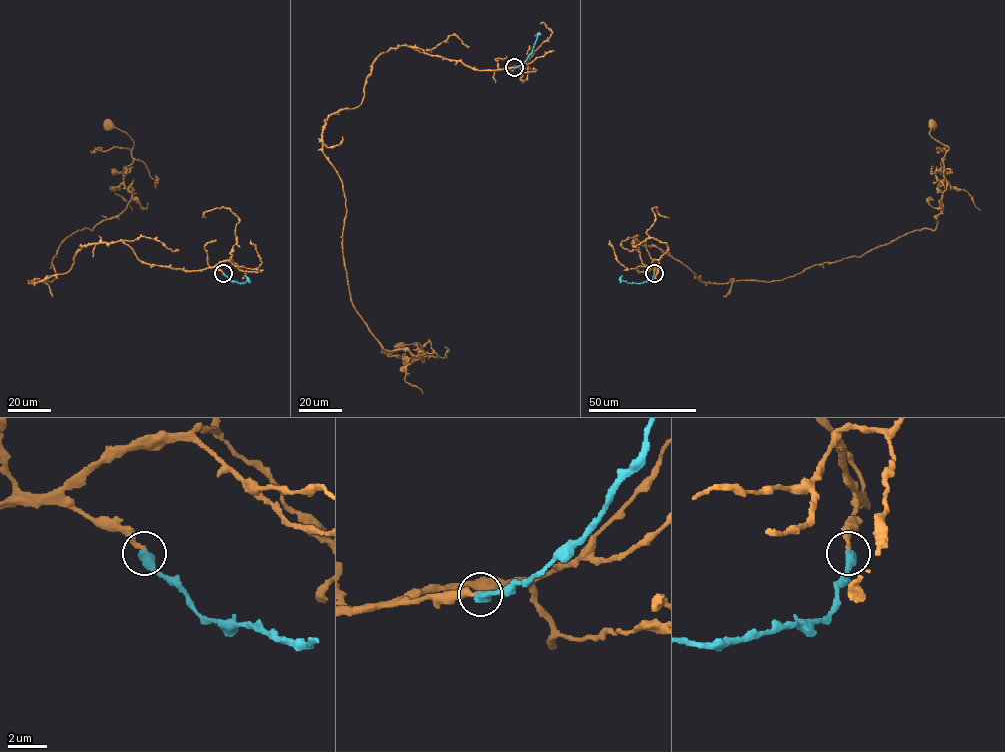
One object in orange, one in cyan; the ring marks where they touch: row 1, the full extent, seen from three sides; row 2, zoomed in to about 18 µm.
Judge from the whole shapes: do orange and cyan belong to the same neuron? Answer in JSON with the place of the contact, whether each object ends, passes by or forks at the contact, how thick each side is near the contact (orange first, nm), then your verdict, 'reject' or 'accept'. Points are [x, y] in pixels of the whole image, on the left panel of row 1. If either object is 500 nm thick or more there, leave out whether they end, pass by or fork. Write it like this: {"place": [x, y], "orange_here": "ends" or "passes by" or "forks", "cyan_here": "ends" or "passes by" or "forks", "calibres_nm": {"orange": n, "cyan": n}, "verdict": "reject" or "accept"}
{"place": [223, 273], "calibres_nm": {"orange": 220, "cyan": 500}, "verdict": "reject"}

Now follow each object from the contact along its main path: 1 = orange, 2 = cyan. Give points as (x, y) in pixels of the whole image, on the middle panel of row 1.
1: (514, 68), (390, 48), (362, 102), (326, 121), (350, 299), (382, 347), (424, 361), (418, 343), (399, 347)
2: (514, 68), (521, 65), (532, 51), (537, 34), (534, 35)

